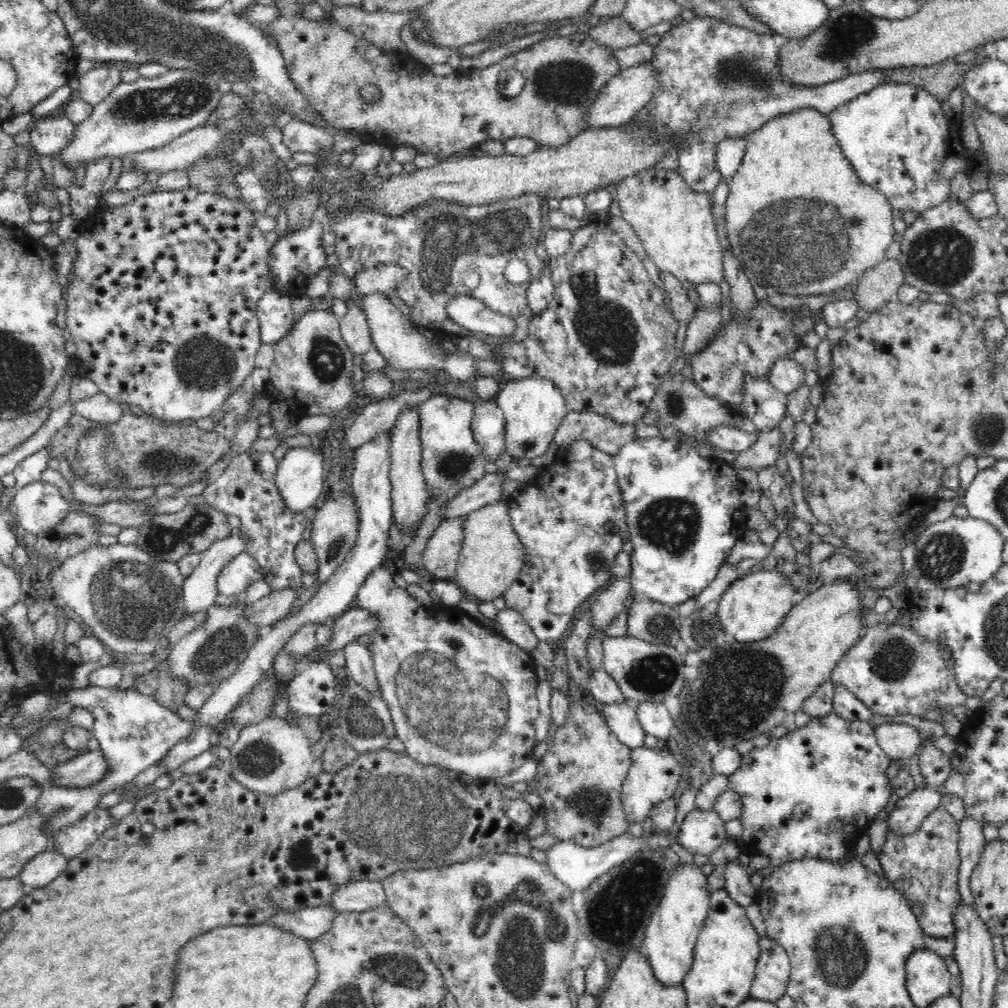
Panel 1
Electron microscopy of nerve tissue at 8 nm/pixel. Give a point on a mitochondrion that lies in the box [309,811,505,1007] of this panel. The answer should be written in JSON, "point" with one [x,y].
{"point":[403,970]}

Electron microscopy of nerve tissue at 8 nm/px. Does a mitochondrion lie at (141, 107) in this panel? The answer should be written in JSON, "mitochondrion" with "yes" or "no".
{"mitochondrion":"yes"}

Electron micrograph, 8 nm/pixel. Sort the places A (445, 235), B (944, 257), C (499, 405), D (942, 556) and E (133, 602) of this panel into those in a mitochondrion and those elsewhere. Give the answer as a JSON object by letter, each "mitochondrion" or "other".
{"A":"mitochondrion","B":"mitochondrion","C":"other","D":"mitochondrion","E":"mitochondrion"}

